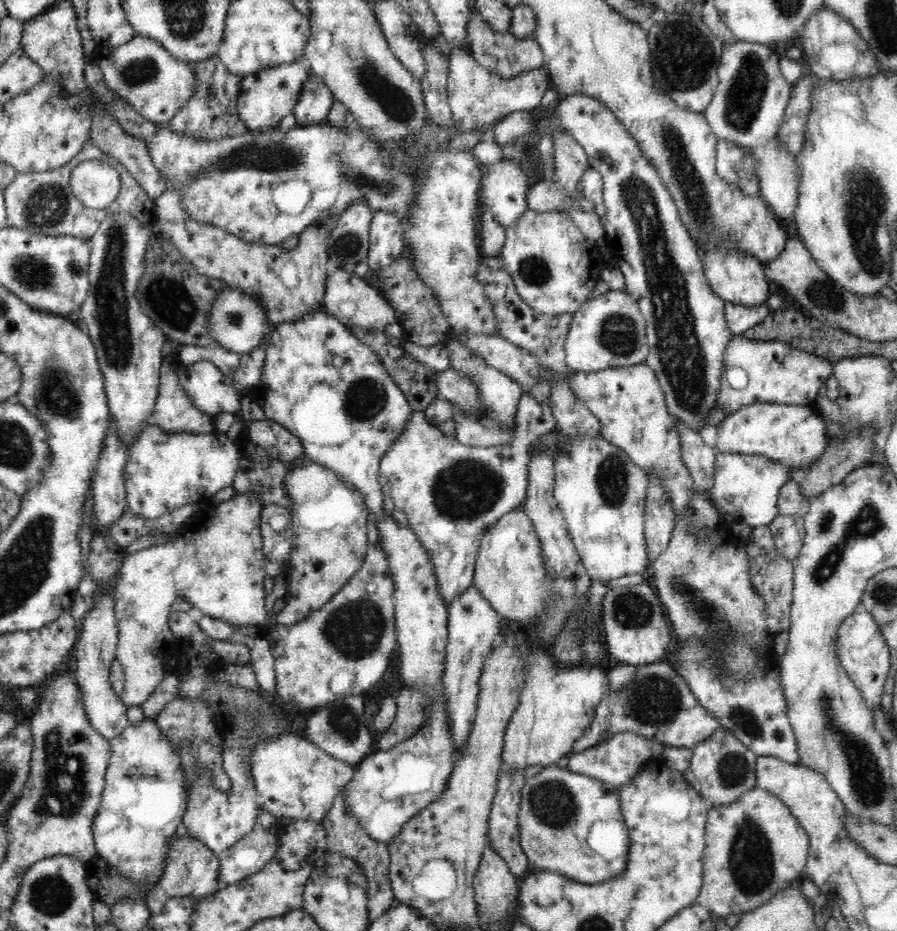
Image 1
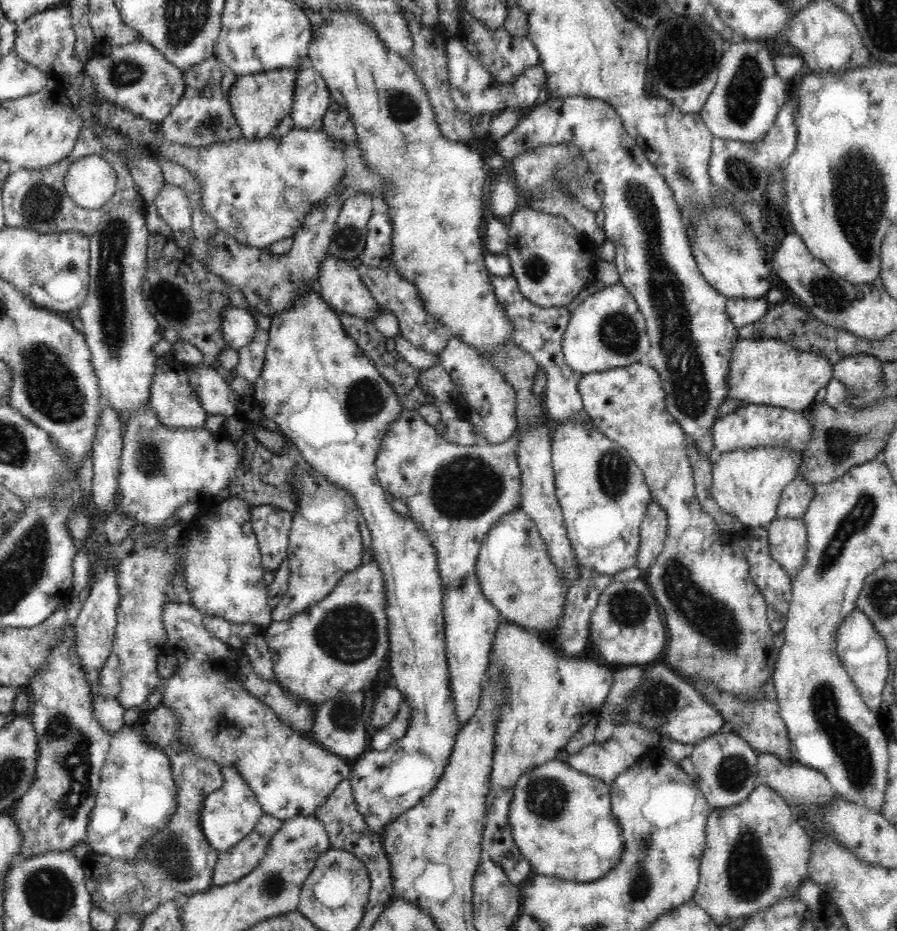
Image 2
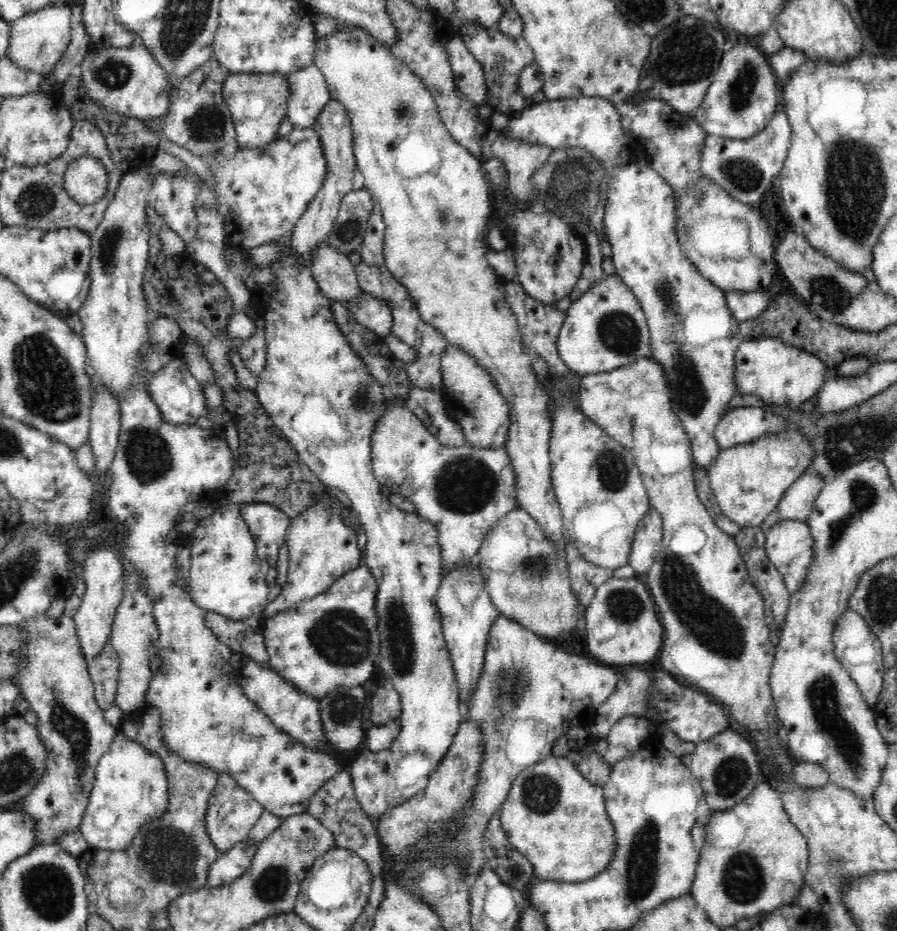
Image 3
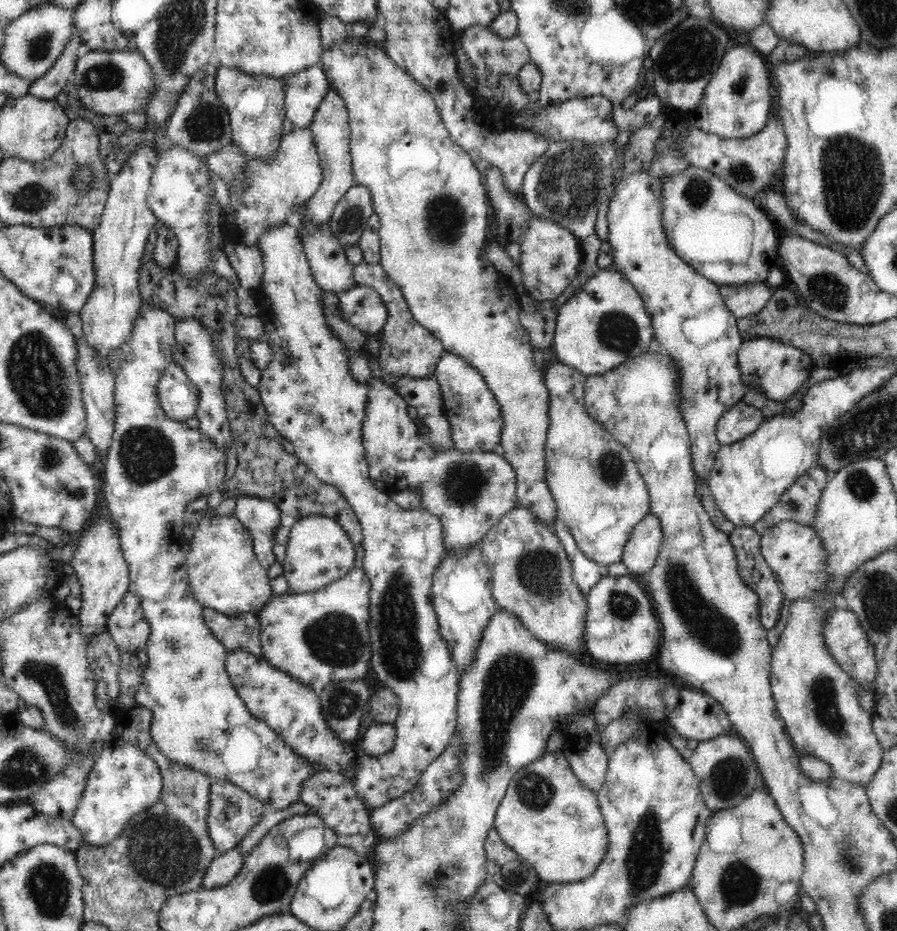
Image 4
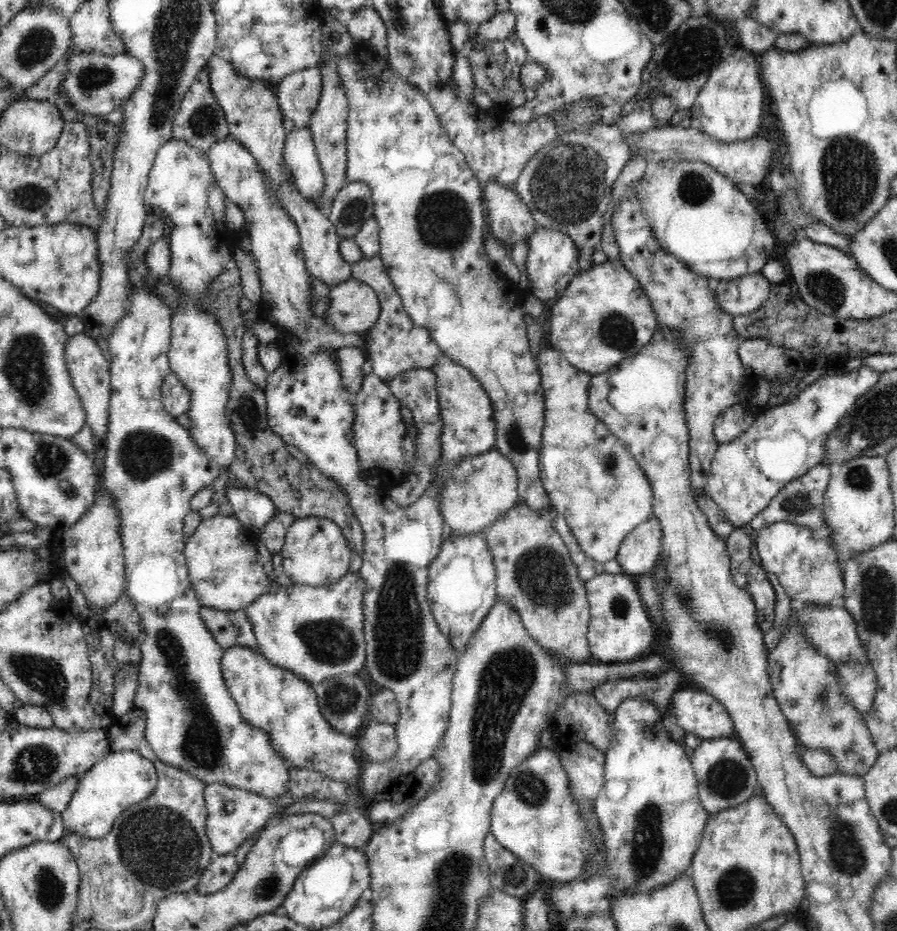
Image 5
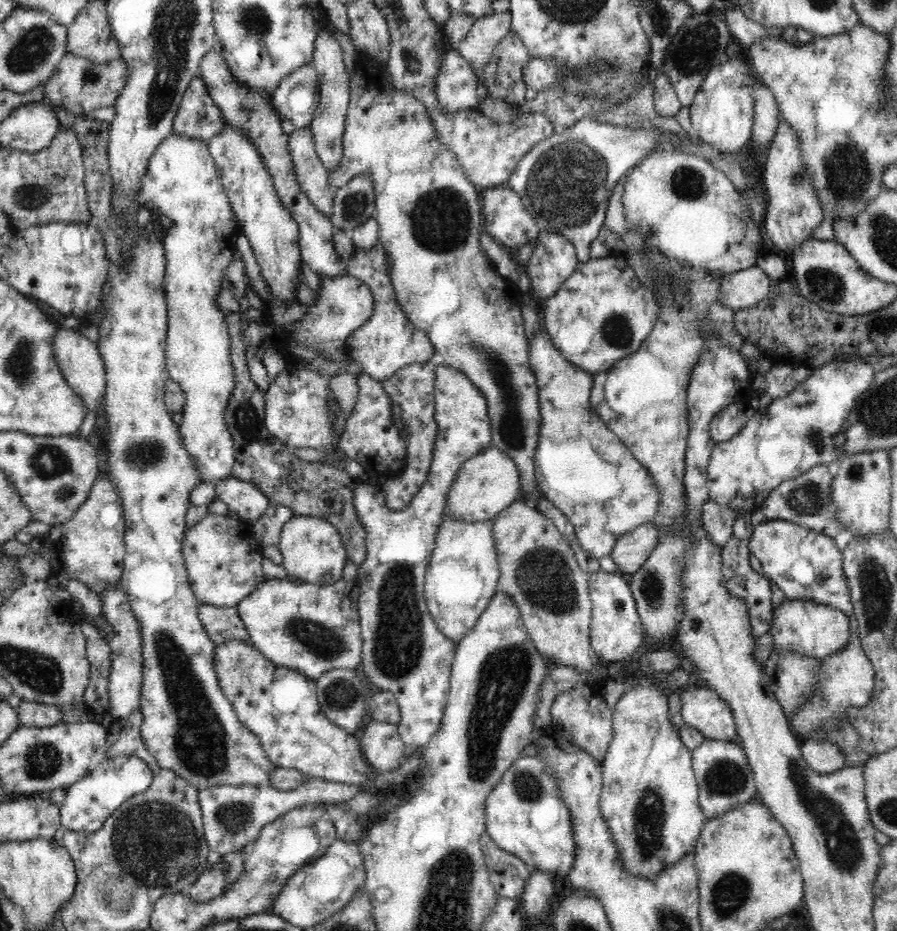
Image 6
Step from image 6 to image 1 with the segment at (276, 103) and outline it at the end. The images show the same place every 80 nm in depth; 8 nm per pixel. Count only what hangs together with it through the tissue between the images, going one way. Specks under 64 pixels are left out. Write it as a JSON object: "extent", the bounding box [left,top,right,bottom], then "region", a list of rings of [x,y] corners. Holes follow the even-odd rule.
{"extent":[293,73,334,127],"region":[[[310,73],[303,82],[298,102],[293,108],[297,126],[309,127],[322,123],[327,118],[334,101],[332,91],[323,80],[318,78],[318,75]]]}

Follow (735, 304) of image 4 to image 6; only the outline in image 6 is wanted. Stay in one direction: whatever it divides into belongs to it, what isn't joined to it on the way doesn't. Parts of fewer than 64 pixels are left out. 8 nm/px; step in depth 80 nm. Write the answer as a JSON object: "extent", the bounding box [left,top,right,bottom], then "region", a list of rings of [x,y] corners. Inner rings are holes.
{"extent":[720,265,772,312],"region":[[[757,265],[722,278],[720,293],[723,304],[734,312],[758,306],[772,286],[772,281]]]}

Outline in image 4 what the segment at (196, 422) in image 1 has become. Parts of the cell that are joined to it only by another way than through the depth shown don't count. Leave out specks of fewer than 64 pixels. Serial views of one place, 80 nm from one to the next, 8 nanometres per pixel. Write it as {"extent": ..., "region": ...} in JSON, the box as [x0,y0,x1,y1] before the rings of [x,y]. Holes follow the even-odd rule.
{"extent":[157,362,198,424],"region":[[[177,362],[168,364],[164,371],[157,387],[158,400],[166,416],[184,424],[184,421],[196,414],[198,389],[190,383],[188,375]]]}

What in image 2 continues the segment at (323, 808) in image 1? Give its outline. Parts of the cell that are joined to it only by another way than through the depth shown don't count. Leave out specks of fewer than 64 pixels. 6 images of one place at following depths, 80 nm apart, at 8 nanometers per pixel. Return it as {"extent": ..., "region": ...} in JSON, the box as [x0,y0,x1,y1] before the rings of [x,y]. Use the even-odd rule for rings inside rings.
{"extent":[156,598,352,822],"region":[[[172,598],[165,602],[162,613],[168,642],[176,647],[174,656],[178,660],[180,670],[166,680],[160,679],[156,689],[163,694],[163,705],[171,708],[175,718],[180,721],[178,722],[180,743],[188,751],[212,759],[221,768],[232,766],[239,768],[240,776],[246,780],[266,814],[282,822],[295,816],[314,815],[316,809],[326,802],[326,798],[334,792],[334,788],[342,782],[342,779],[349,778],[352,765],[282,725],[267,704],[254,698],[241,684],[228,681],[230,672],[226,666],[232,657],[228,652],[229,646],[204,627],[203,615],[204,613],[193,603],[182,603]]]}

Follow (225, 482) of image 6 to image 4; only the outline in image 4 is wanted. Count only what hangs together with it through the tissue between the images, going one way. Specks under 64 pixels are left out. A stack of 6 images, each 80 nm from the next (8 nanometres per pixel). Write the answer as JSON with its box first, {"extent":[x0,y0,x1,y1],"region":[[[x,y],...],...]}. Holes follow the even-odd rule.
{"extent":[234,495,281,571],"region":[[[250,495],[236,497],[234,515],[250,531],[256,556],[265,571],[277,561],[273,551],[273,534],[280,527],[281,513],[270,499]]]}

